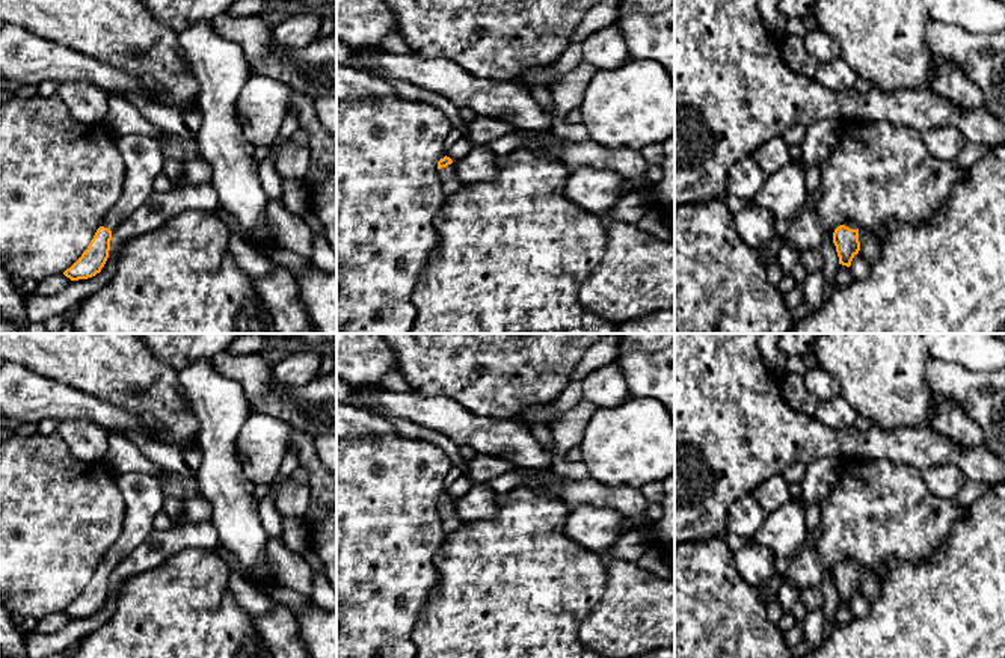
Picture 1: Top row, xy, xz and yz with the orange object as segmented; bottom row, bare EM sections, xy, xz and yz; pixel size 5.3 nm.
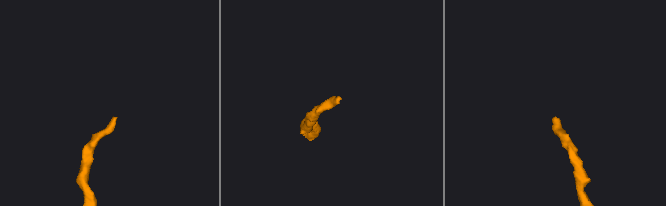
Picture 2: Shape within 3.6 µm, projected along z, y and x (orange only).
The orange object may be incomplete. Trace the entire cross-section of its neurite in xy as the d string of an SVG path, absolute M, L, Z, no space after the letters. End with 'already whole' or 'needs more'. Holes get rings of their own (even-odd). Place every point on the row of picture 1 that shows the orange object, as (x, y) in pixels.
M124 134L115 140L127 169L124 190L97 229L88 249L63 272L71 281L88 279L101 272L109 258L112 232L149 199L154 192L154 181L163 172L164 158L155 137Z; needs more

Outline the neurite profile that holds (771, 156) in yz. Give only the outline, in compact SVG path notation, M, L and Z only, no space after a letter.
M782 136L773 137L762 143L751 155L758 166L767 174L773 174L785 168L791 161L788 143Z

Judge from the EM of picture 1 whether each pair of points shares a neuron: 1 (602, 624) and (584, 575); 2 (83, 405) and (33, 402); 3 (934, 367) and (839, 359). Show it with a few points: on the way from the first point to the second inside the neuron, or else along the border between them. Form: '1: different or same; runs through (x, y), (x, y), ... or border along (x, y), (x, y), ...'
1: different; border along (607, 571), (604, 593), (581, 624), (578, 636)
2: same; runs through (71, 403), (46, 402)
3: different; border along (931, 356), (925, 367), (930, 402)

